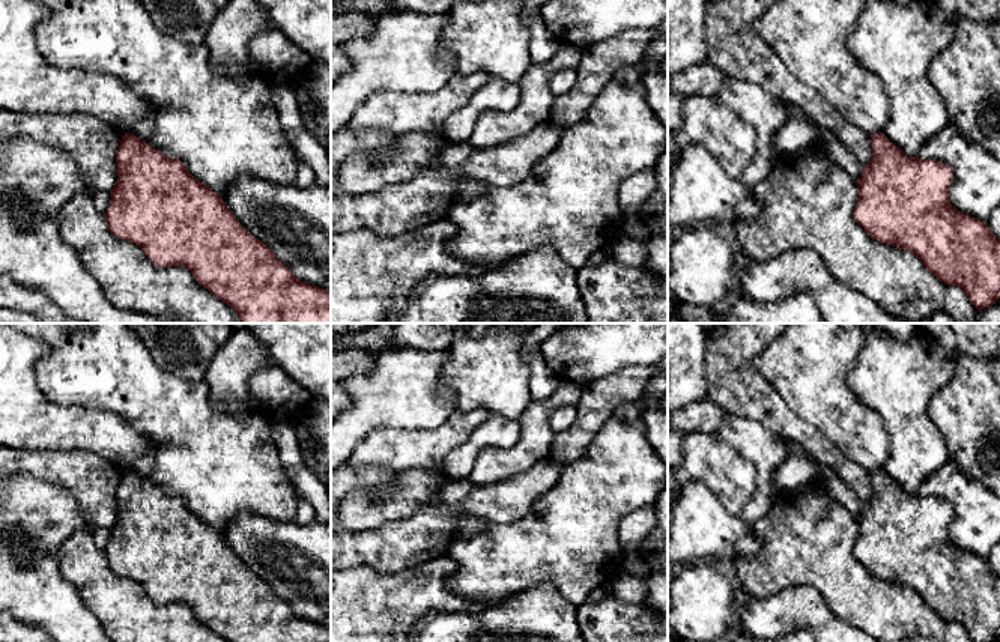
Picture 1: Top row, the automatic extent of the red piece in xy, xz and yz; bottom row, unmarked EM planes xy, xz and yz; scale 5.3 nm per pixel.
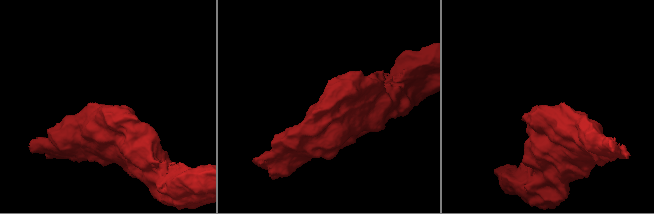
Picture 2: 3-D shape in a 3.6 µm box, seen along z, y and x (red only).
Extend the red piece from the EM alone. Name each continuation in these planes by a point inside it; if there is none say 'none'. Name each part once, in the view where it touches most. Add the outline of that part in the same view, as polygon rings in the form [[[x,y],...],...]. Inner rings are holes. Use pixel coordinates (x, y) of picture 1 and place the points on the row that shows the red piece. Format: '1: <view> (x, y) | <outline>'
none

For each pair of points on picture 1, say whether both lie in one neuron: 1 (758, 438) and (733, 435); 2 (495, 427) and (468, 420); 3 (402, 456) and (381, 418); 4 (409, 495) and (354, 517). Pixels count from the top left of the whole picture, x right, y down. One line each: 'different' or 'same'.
1: same
2: different
3: different
4: same

